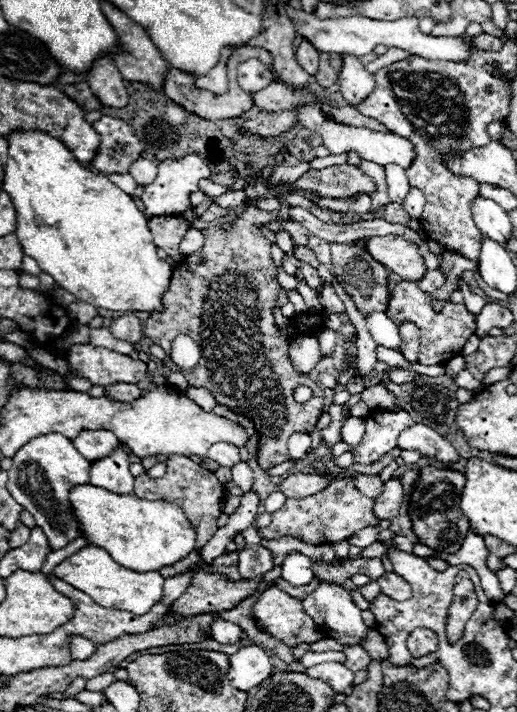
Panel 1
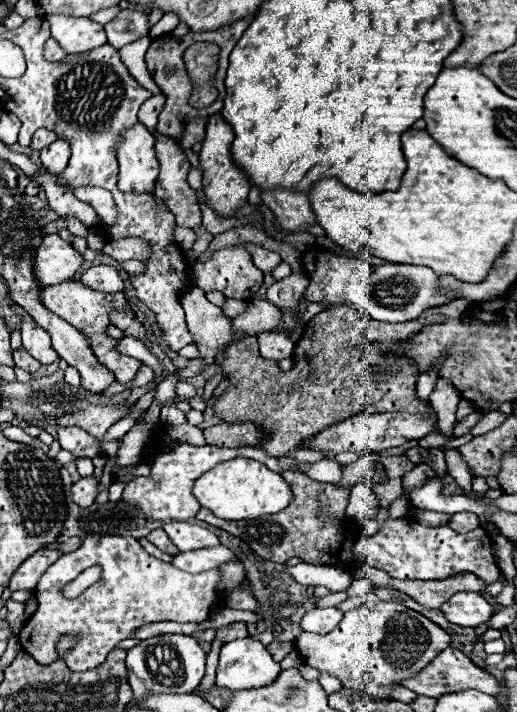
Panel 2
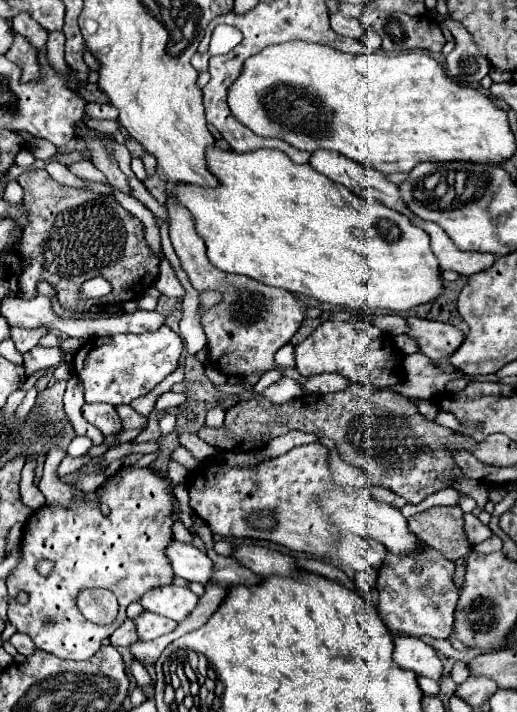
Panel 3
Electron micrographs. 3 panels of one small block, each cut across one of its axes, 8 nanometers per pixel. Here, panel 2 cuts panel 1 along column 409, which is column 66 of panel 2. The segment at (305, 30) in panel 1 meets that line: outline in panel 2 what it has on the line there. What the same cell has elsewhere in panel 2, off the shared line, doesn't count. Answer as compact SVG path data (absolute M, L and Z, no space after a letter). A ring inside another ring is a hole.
M45 14L45 19L50 22L52 38L58 40L58 44L68 54L90 52L90 50L106 44L106 32L102 28L102 24L92 22L90 18Z

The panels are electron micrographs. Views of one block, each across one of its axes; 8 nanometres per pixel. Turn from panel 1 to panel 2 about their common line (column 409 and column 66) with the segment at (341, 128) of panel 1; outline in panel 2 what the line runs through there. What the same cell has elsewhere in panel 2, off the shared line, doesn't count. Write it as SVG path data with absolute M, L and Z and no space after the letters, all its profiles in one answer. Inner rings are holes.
M62 138L52 142L48 148L40 150L40 160L42 166L50 172L62 172L68 166L70 160L70 144Z

